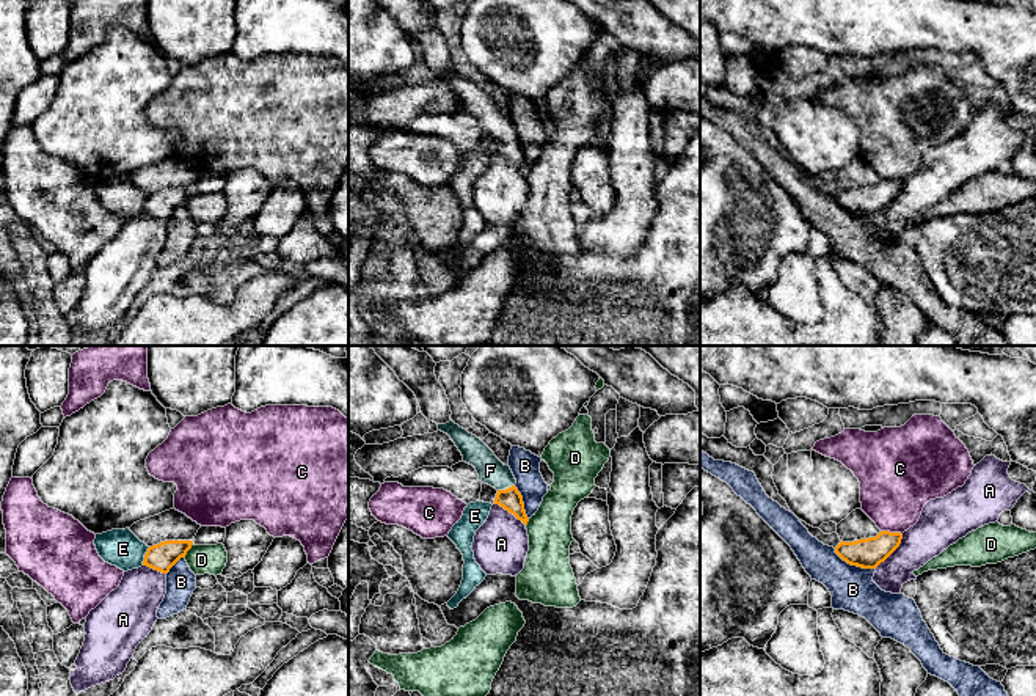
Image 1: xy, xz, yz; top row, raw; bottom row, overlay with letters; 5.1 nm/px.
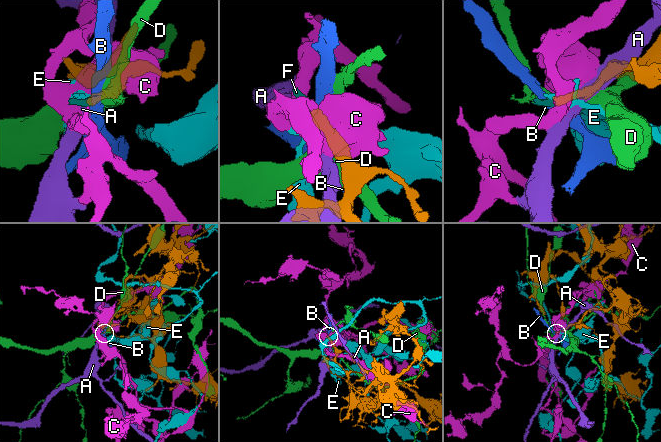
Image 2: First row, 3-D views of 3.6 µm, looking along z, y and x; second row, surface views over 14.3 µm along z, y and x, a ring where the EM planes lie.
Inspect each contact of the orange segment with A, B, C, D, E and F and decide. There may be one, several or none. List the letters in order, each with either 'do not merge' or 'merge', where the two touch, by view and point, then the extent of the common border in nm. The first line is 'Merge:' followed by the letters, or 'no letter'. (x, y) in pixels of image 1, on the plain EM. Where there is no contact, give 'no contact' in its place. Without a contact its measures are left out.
Merge: F
A: do not merge; meets orange in yz at (892, 200); contact 220 nm long
B: do not merge; meets orange in yz at (854, 212); contact 240 nm long
C: do not merge; meets orange in yz at (892, 181); contact 110 nm long
D: do not merge; meets orange in xy at (189, 197); contact 90 nm long
E: do not merge; meets orange in xy at (145, 205); contact 100 nm long
F: merge; meets orange in xz at (506, 137); contact 90 nm long

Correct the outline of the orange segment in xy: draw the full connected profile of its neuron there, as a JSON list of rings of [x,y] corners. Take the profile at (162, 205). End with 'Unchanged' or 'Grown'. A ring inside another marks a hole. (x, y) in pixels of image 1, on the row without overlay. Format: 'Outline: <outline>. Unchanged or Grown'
Outline: [[[165,189],[152,193],[144,203],[143,214],[168,222],[181,206],[185,206],[192,193],[192,189]]]. Unchanged

